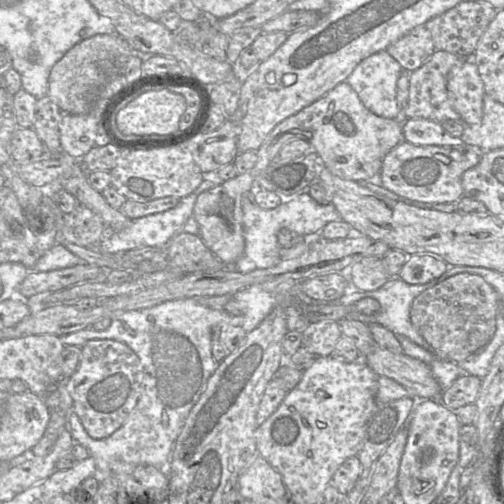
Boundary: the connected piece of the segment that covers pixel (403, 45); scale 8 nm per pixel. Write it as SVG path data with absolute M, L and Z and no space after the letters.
M422 25L391 44L386 51L401 65L404 72L414 72L436 50L431 33Z

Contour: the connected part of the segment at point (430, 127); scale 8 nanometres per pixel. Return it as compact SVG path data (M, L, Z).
M410 118L405 119L402 125L405 142L419 146L458 147L465 145L461 137L447 133L441 123Z

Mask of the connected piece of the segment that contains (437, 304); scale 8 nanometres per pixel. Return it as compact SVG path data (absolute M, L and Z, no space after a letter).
M461 273L418 295L411 304L410 320L437 358L460 362L482 350L491 341L501 306L495 289L480 275Z

